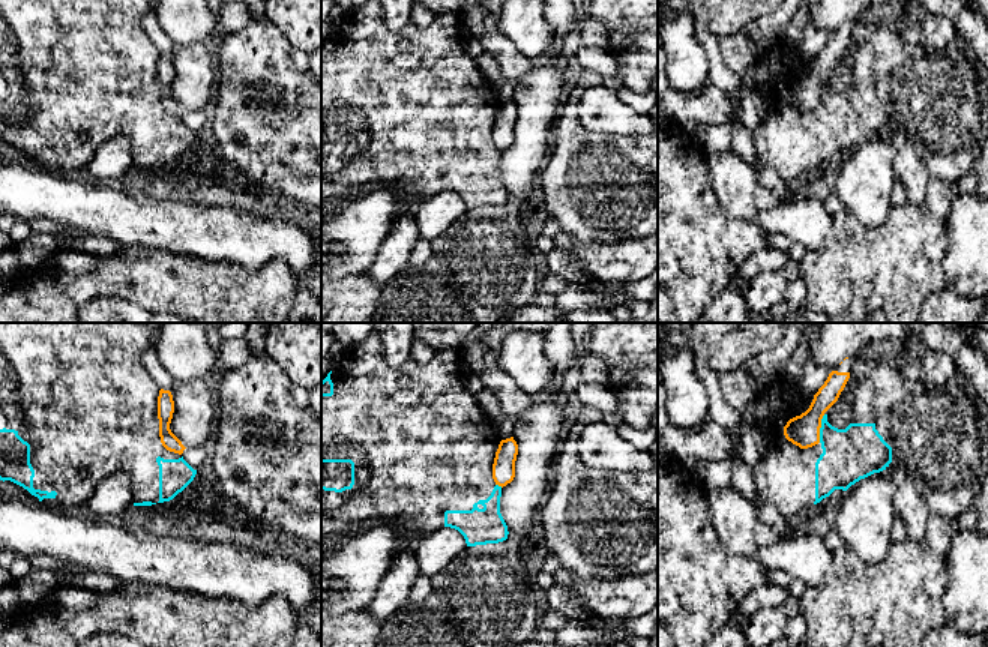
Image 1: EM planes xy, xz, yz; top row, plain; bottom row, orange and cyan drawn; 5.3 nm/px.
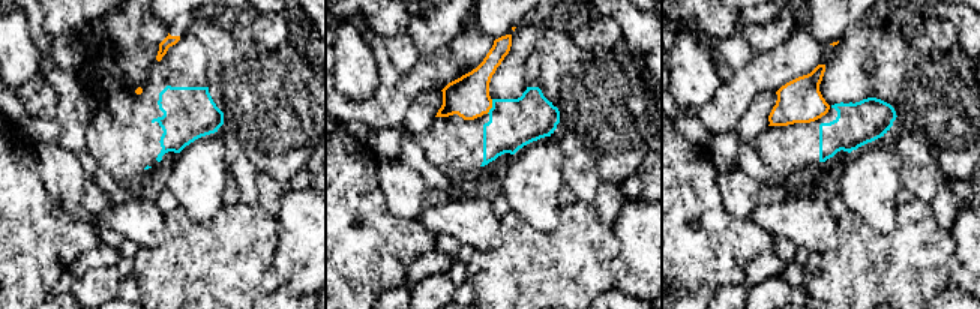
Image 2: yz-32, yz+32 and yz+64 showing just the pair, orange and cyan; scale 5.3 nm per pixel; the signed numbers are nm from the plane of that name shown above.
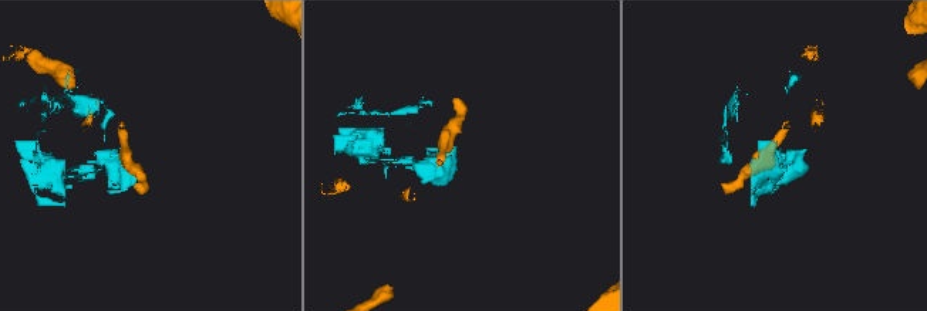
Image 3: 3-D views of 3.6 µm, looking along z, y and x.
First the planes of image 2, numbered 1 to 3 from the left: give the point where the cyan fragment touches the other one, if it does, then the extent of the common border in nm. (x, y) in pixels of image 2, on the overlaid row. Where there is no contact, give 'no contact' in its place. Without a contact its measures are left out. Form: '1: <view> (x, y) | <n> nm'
1: no contact
2: yz+32 (491, 107) | 90 nm
3: no contact

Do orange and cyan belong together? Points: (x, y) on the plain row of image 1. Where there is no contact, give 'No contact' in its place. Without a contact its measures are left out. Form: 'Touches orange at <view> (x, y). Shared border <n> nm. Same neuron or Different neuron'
Touches orange at yz (820, 90). Shared border 160 nm. Different neuron

